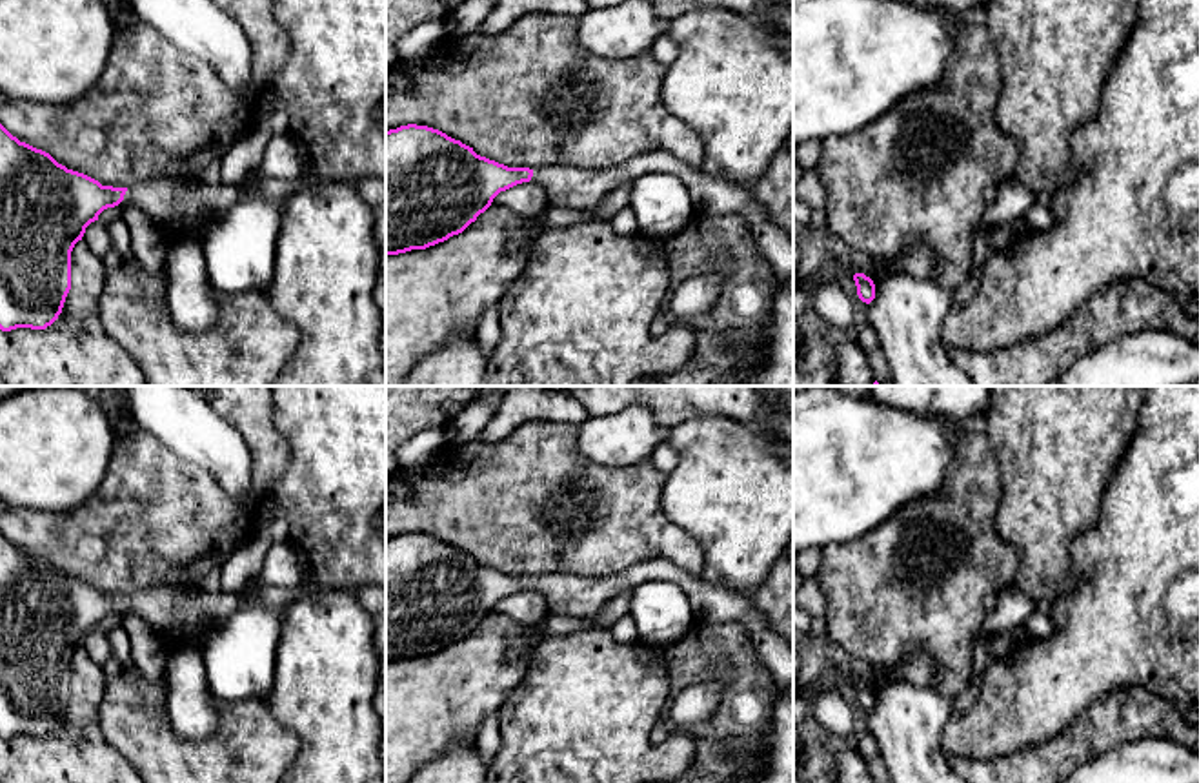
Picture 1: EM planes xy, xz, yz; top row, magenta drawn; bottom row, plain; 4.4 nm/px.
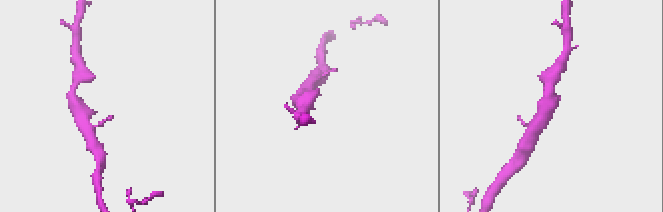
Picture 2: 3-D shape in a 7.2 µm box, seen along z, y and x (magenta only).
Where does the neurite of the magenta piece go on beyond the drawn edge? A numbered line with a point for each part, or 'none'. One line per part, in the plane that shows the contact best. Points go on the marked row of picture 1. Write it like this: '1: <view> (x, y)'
1: xy (166, 203)

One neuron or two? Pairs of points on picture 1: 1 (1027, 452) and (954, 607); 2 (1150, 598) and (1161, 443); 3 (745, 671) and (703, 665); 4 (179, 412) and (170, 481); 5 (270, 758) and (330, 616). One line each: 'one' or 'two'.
1: two
2: one
3: one
4: two
5: two

